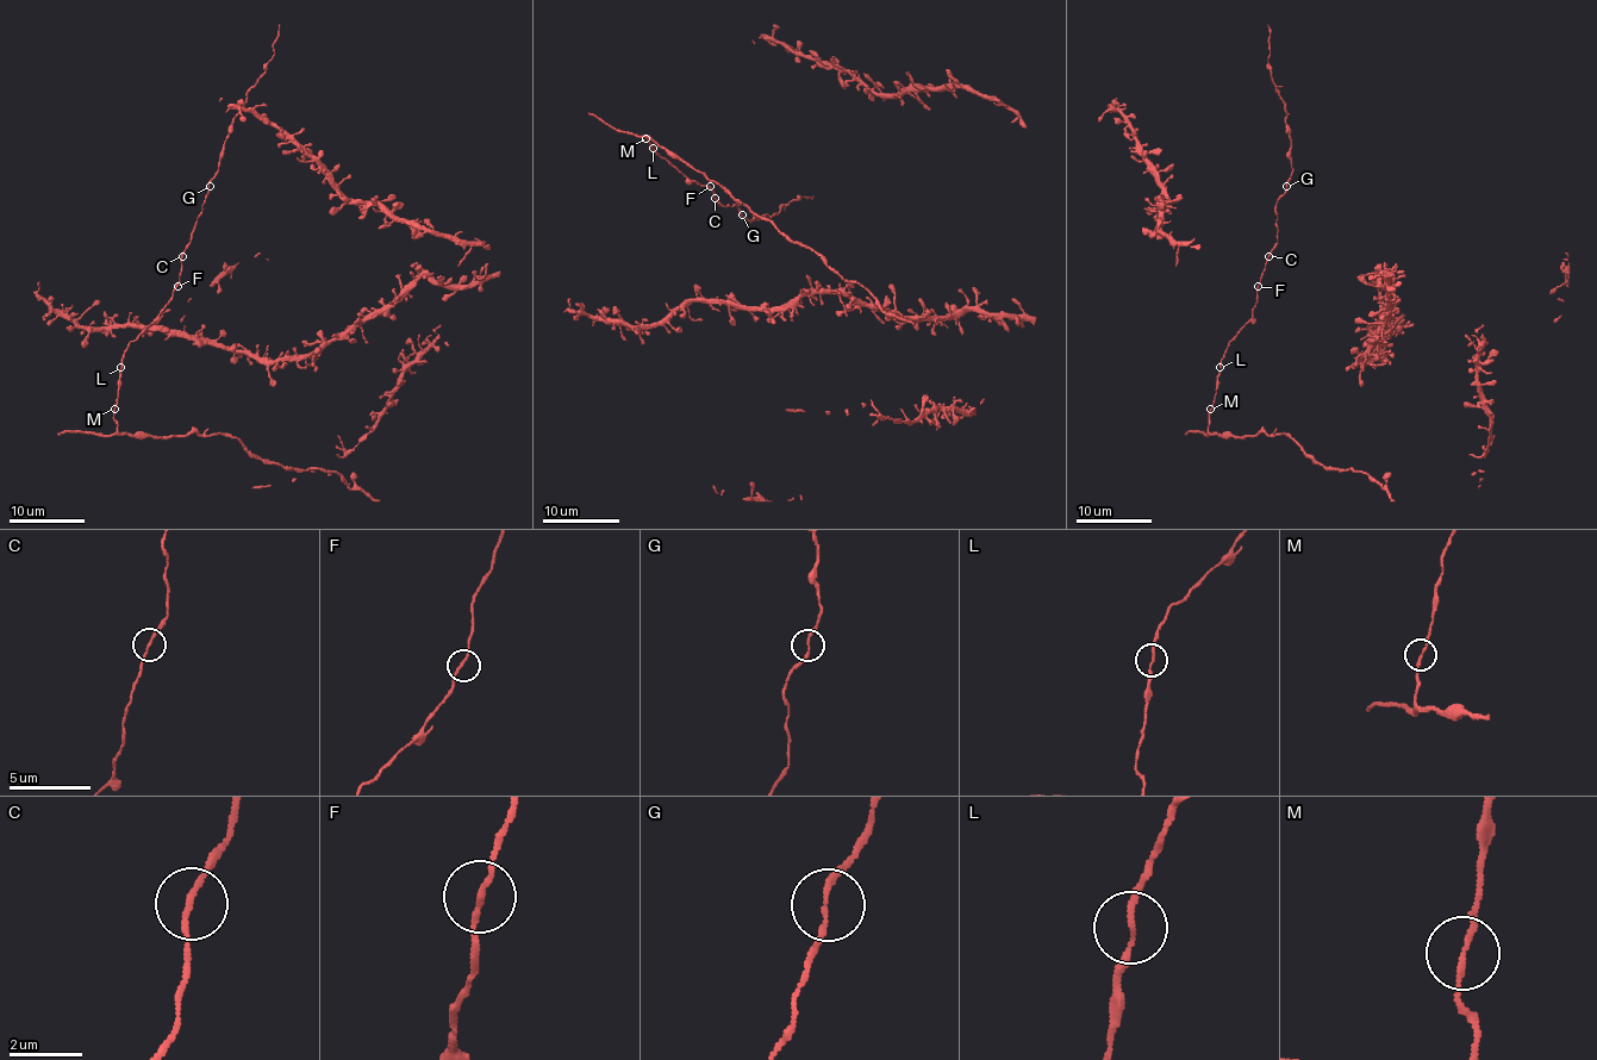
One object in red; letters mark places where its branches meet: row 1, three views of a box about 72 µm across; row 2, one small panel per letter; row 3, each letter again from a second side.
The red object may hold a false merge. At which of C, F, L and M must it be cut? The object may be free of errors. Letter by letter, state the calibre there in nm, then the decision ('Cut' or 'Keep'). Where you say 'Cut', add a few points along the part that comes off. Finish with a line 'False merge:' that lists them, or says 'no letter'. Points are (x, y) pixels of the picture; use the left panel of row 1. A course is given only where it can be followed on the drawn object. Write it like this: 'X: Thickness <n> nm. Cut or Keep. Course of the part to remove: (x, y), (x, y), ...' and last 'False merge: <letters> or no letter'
C: Thickness 150 nm. Keep
F: Thickness 150 nm. Keep
L: Thickness 150 nm. Keep
M: Thickness 140 nm. Keep
False merge: no letter

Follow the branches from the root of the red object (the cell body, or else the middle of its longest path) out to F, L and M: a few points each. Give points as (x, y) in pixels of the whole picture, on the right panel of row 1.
F: (1216, 392), (1220, 360), (1228, 343), (1251, 320), (1258, 286)
L: (1216, 392), (1220, 367)
M: (1216, 392), (1211, 409)

